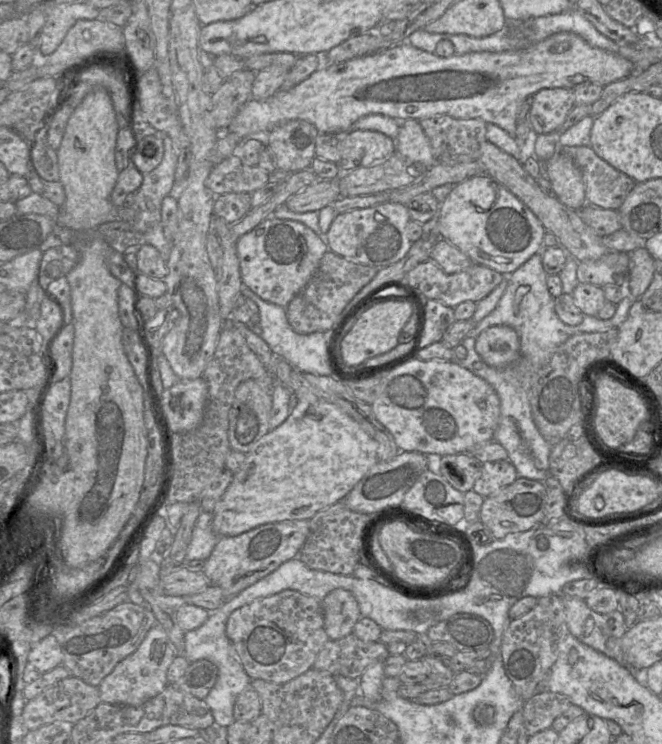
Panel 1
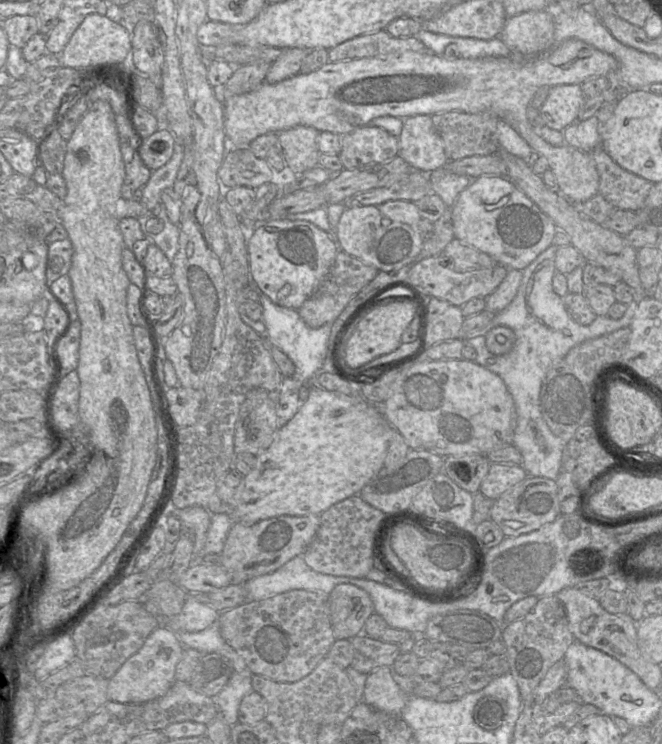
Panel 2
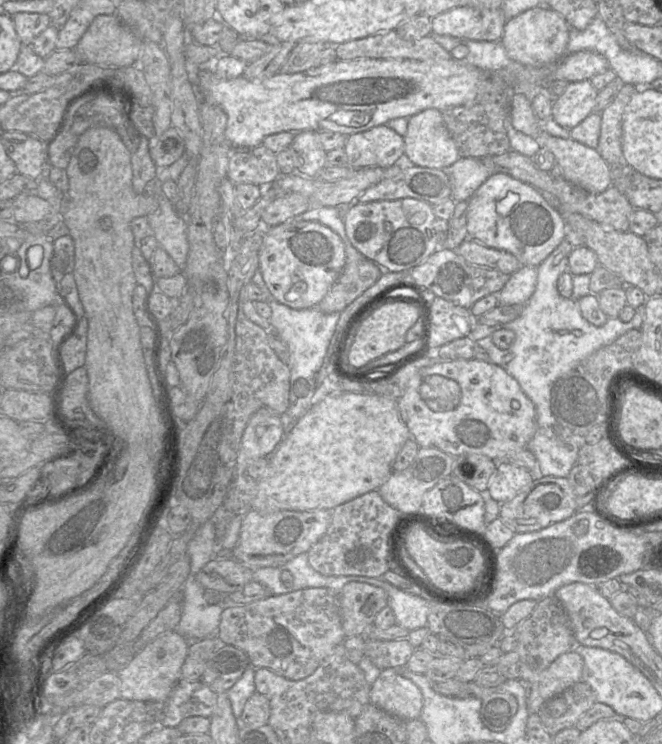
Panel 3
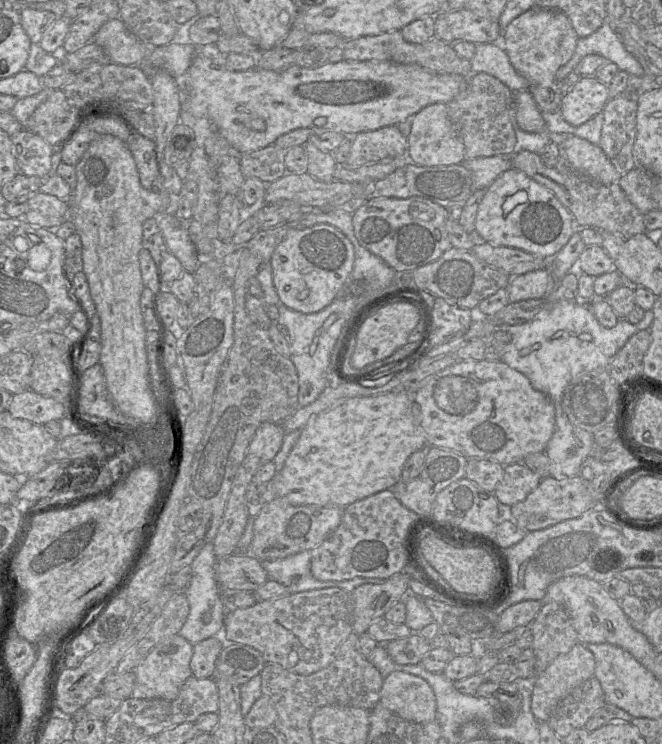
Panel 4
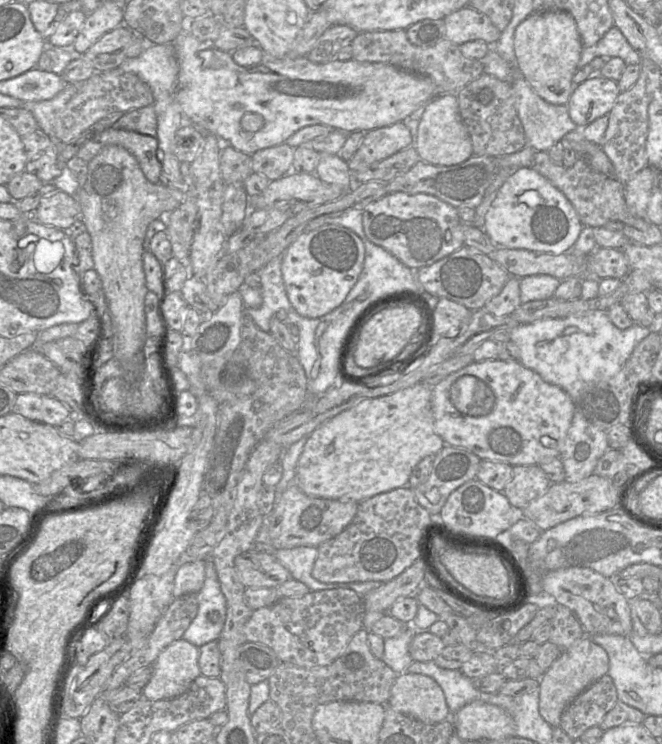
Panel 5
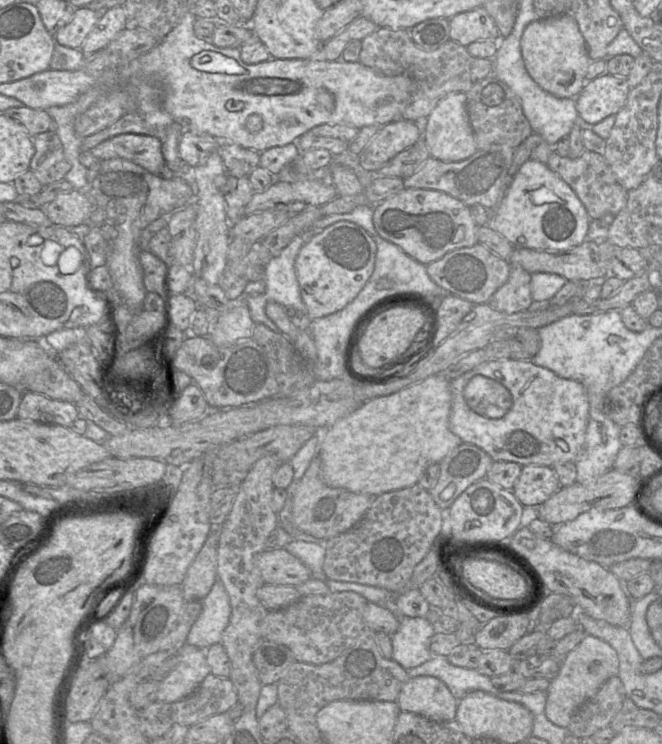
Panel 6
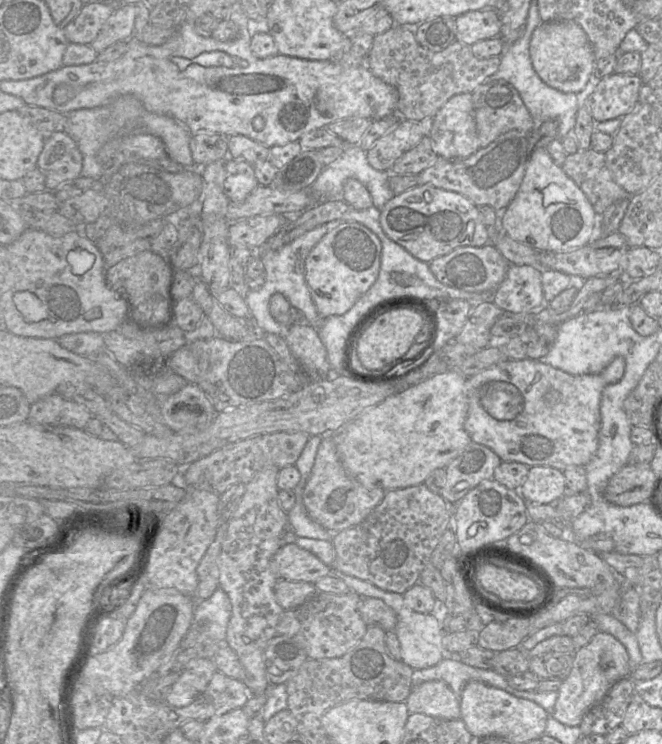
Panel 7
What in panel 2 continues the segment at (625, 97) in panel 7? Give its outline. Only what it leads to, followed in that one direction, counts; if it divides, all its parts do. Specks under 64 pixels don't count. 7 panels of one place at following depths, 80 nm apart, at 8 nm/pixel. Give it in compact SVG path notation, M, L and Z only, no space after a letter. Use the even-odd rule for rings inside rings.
M581 85L552 86L539 108L541 125L563 131L578 120L578 114L586 101Z

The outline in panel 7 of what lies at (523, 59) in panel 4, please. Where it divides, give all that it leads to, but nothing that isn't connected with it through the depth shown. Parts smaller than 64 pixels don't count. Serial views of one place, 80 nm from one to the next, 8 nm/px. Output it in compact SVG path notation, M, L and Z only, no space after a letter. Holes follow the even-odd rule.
M573 20L542 22L532 33L529 52L535 72L548 86L581 97L592 86L596 61L593 47L585 31Z

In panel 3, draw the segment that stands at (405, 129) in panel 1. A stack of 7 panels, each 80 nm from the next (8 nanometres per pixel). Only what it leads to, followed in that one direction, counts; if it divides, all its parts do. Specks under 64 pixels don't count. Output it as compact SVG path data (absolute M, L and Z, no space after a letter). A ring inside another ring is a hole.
M426 109L408 118L404 135L404 160L415 166L442 169L454 164L460 154L437 109Z

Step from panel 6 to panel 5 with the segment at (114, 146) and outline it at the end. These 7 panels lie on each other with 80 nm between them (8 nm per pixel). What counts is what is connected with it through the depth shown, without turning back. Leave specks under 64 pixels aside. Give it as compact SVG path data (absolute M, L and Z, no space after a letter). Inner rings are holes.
M111 127L85 140L76 157L88 163L103 147L109 145L125 148L136 158L146 179L153 184L159 182L162 166L157 159L158 140L156 137Z

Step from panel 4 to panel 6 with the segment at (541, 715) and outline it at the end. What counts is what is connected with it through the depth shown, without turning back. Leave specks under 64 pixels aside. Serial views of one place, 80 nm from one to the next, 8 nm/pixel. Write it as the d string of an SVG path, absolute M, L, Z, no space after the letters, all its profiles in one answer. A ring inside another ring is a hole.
M591 636L562 658L558 675L550 680L545 706L546 717L555 725L567 728L578 708L591 699L601 686L619 671L617 652L607 642Z

